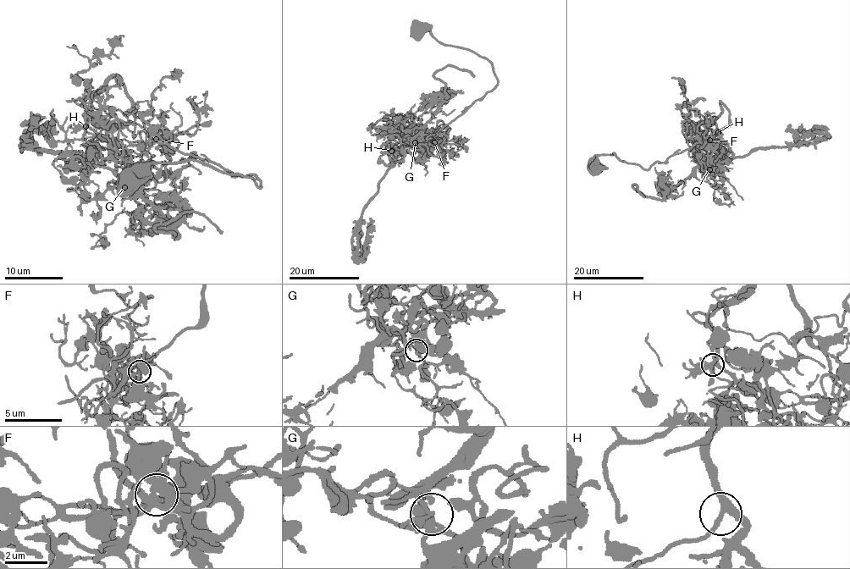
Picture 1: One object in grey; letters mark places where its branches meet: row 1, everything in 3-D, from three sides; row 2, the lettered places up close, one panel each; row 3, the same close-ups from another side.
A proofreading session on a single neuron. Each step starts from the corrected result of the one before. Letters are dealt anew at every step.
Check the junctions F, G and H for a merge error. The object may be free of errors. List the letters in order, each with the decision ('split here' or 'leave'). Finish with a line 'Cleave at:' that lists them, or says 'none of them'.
F: leave
G: split here
H: leave
Cleave at: G

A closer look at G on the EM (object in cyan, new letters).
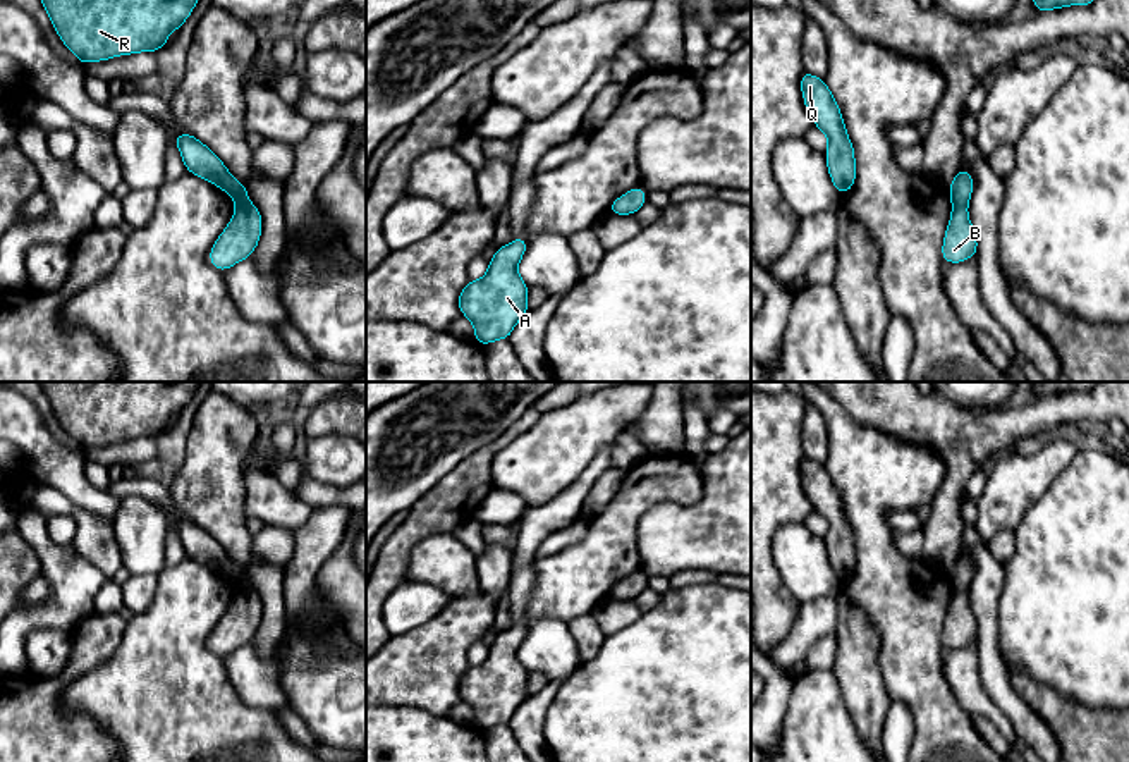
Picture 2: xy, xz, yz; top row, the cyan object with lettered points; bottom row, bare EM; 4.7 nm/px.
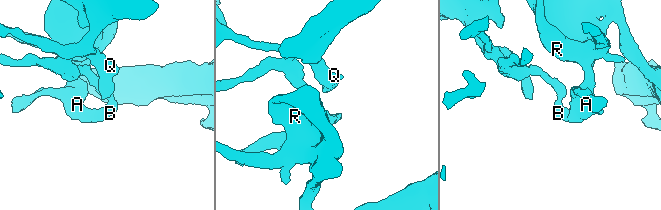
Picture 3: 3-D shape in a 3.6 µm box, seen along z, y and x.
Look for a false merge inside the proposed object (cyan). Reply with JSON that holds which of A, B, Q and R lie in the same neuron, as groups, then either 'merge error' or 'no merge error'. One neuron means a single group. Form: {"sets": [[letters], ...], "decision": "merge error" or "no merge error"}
{"sets": [["A", "B", "R"], ["Q"]], "decision": "merge error"}

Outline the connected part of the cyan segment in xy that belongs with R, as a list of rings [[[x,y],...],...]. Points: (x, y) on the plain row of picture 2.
[[[40,382],[64,430],[79,449],[119,440],[156,437],[167,432],[174,415],[180,415],[201,382]]]

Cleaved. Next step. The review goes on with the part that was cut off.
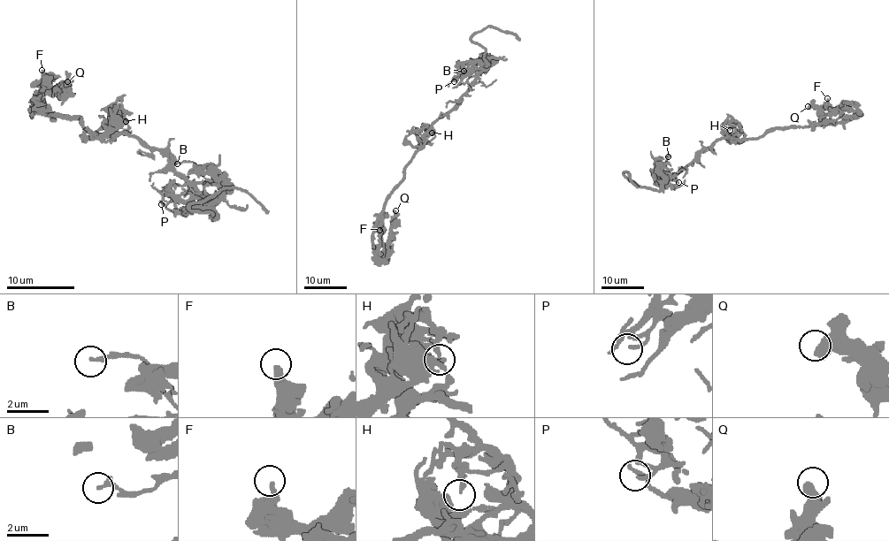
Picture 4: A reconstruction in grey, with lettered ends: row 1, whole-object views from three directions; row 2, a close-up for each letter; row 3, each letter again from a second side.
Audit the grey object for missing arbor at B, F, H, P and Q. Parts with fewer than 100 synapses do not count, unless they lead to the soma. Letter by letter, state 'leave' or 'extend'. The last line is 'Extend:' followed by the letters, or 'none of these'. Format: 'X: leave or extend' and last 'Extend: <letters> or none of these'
B: leave
F: leave
H: leave
P: leave
Q: leave
Extend: none of these

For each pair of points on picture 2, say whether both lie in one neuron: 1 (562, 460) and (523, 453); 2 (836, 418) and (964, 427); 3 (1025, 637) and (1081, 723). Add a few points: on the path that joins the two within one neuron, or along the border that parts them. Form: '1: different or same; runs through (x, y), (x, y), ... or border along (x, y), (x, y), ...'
1: same; runs through (552, 460), (533, 460)
2: different; border along (834, 399), (856, 420), (894, 436)
3: different; border along (1030, 675), (1081, 704), (1104, 707)

